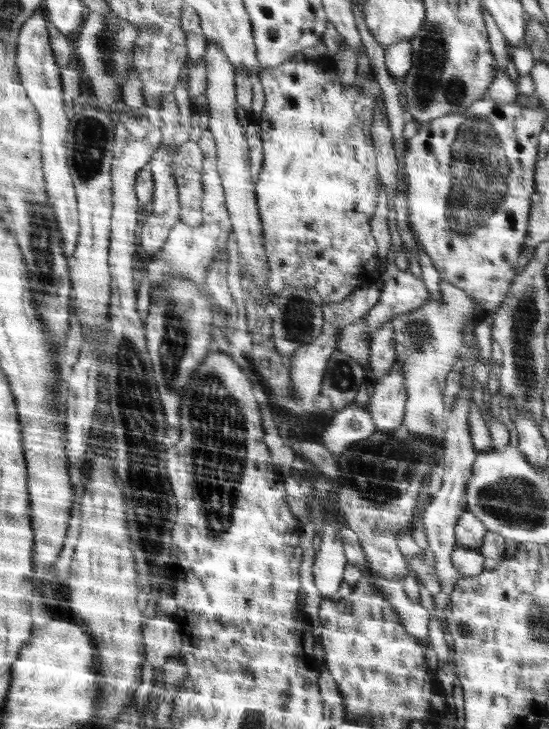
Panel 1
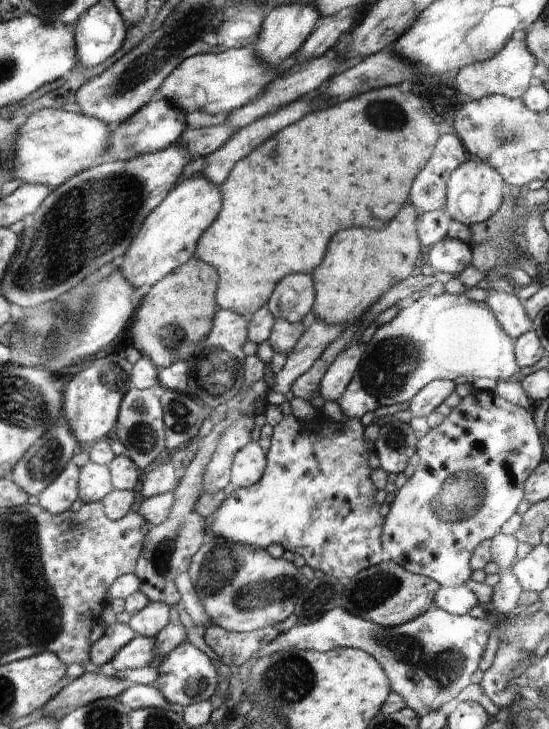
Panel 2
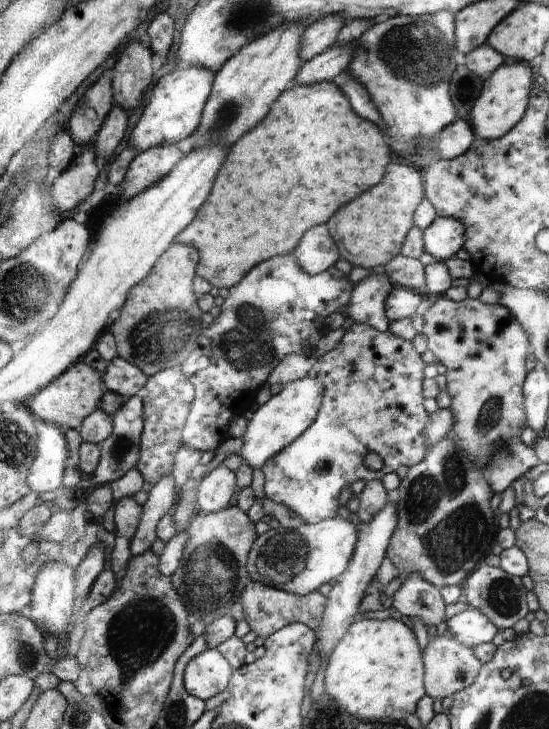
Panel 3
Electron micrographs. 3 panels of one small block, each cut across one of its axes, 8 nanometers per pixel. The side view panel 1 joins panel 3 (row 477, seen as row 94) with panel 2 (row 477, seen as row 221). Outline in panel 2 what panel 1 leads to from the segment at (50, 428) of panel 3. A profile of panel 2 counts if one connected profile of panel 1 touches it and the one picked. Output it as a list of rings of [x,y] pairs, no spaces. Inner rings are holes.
[[[74,462],[58,477],[58,480],[46,488],[40,496],[40,504],[54,513],[54,516],[60,516],[76,504],[76,500],[81,498],[81,468]]]

